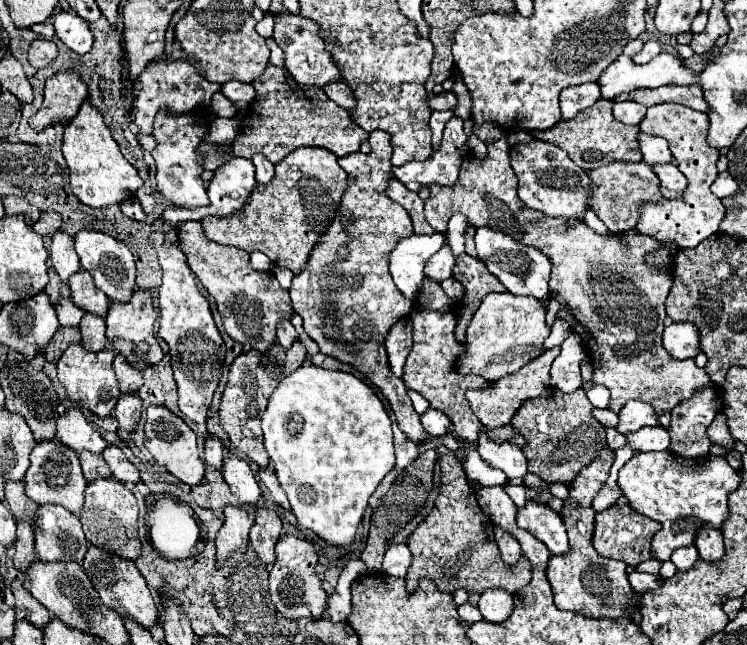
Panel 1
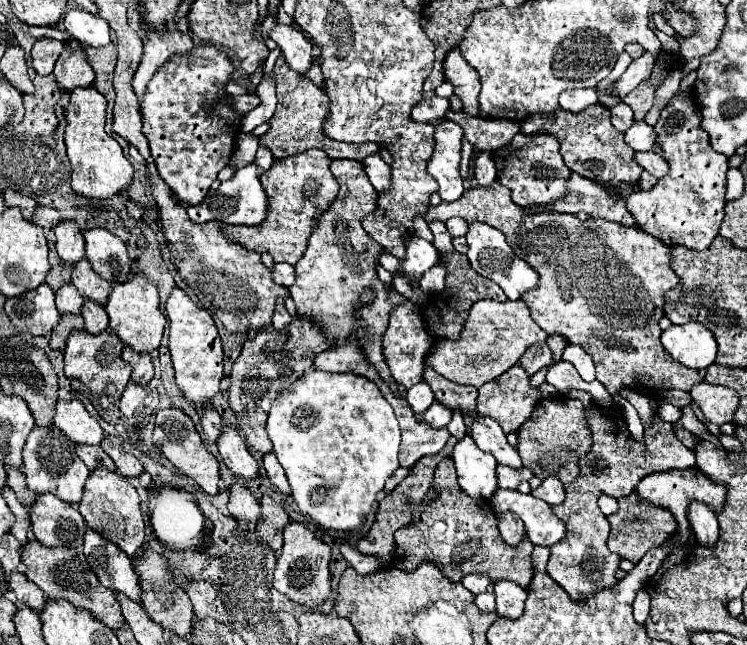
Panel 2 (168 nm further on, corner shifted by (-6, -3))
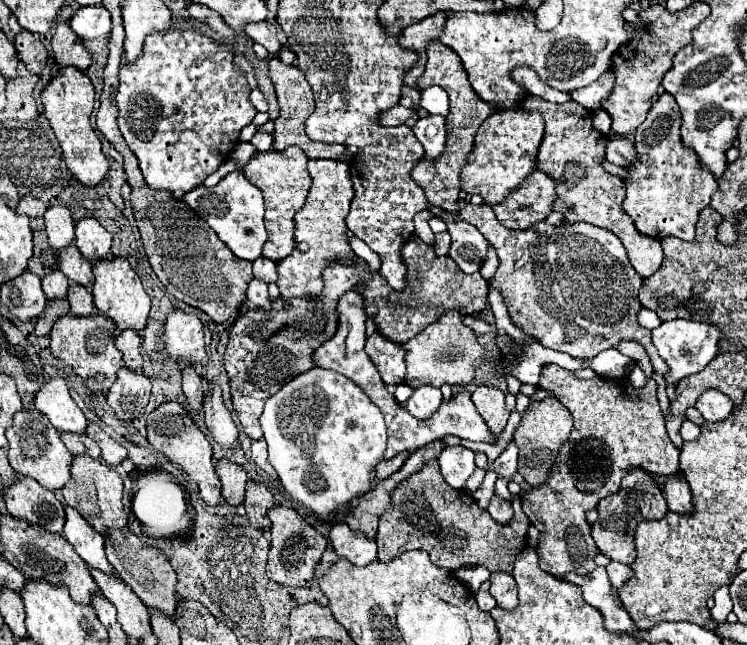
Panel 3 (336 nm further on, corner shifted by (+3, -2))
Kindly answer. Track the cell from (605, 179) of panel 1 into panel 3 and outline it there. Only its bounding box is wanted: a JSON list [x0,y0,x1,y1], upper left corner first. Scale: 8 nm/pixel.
[492,171,556,231]

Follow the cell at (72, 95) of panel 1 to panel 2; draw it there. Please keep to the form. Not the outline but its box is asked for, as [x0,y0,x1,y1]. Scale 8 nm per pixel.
[55,40,95,92]

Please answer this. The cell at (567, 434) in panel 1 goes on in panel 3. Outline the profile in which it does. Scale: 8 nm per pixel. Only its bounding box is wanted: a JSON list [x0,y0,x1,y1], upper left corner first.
[514,397,572,487]

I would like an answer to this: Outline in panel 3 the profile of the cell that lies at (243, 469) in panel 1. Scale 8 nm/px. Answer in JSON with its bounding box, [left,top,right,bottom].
[202,383,238,451]

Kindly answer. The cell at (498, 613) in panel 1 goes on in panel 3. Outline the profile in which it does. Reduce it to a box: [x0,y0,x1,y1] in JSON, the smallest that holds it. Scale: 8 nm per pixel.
[490,571,518,609]

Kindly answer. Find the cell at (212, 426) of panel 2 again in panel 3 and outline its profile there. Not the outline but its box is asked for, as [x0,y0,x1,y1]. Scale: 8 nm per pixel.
[182,365,204,409]

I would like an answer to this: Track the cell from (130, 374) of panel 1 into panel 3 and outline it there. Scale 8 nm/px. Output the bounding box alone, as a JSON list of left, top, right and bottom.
[116,329,142,371]

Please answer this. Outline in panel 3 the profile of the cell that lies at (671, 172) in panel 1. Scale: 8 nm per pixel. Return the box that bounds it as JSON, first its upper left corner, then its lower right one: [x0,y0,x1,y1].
[606,137,634,165]

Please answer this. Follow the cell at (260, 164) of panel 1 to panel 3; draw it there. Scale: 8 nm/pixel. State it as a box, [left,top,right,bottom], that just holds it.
[250,129,272,151]

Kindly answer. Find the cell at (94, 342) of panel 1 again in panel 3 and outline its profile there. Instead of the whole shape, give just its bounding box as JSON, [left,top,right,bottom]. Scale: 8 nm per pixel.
[66,283,96,315]

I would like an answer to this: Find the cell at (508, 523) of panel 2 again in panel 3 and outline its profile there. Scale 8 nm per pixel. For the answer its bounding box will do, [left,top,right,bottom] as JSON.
[488,495,512,523]

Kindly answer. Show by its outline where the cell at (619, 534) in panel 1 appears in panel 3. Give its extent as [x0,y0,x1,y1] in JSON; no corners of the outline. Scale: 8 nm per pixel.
[592,467,668,565]

